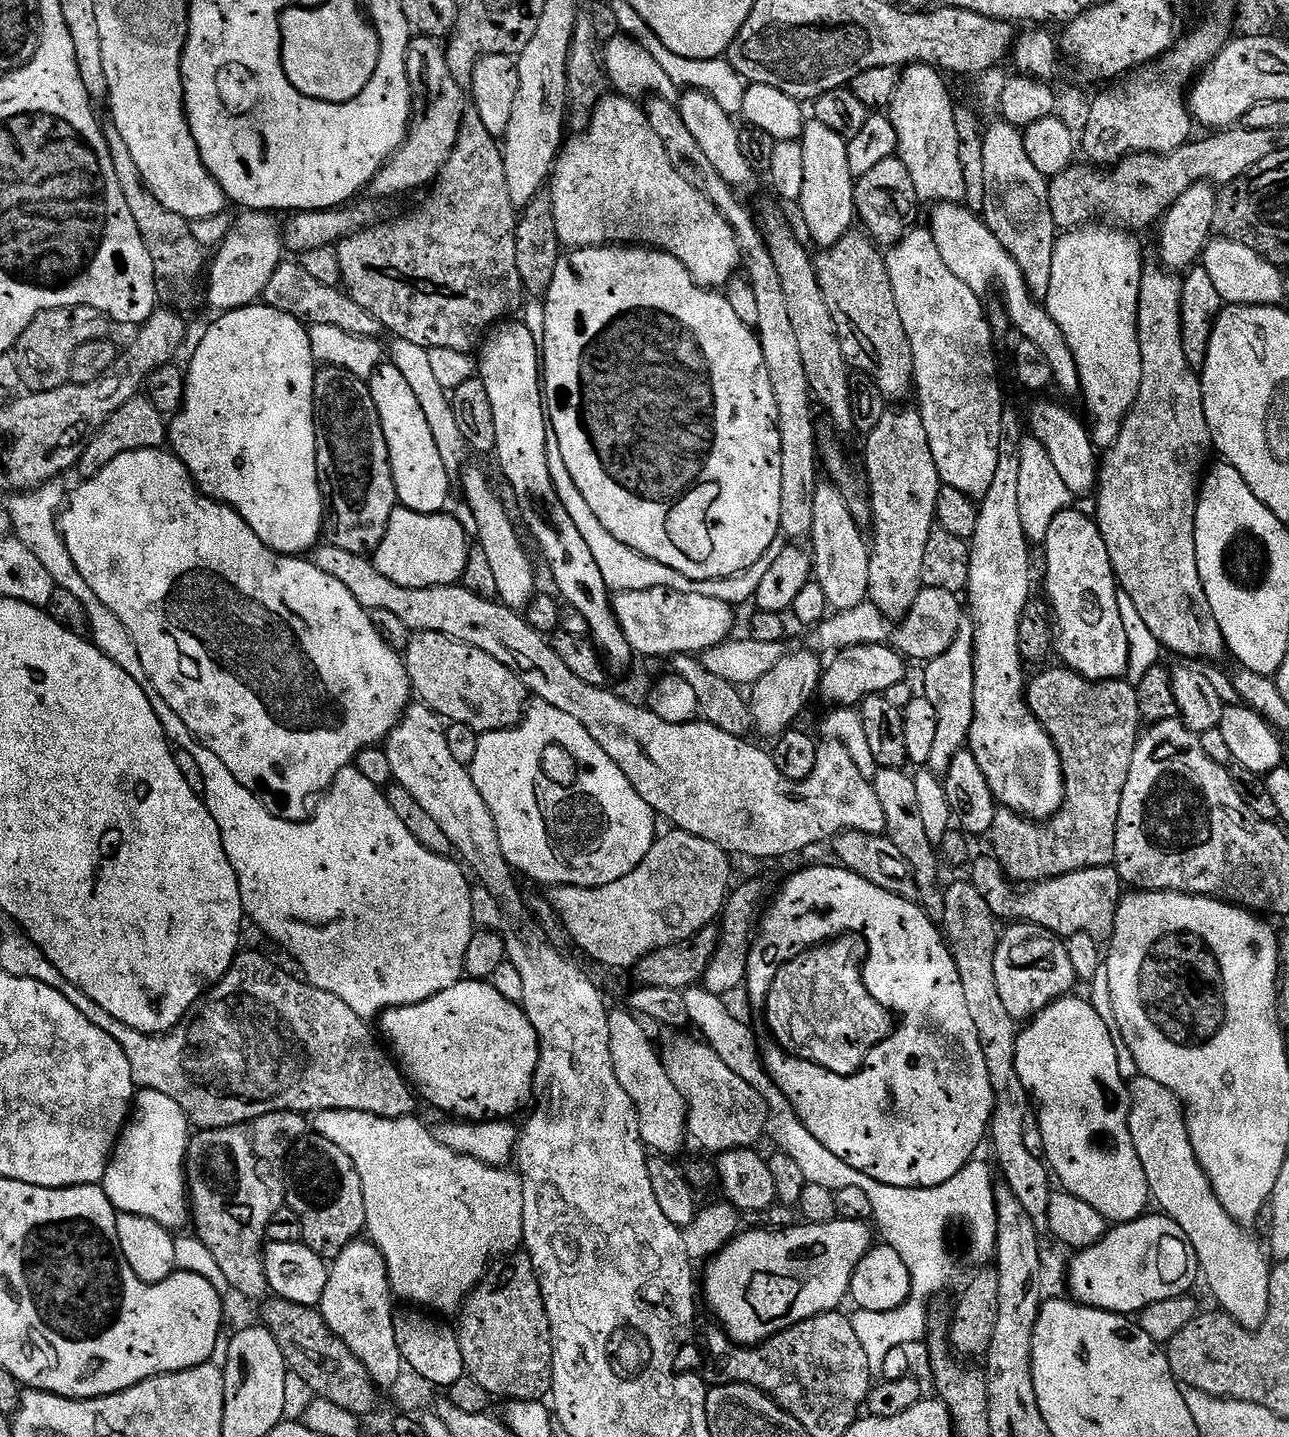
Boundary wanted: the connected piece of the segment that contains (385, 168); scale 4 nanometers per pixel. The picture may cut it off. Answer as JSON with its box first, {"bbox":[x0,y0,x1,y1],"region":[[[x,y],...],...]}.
{"bbox":[367,34,466,201],"region":[[[416,34],[411,37],[411,55],[424,56],[424,88],[428,91],[428,101],[421,112],[419,109],[413,115],[404,145],[382,165],[368,185],[367,195],[377,196],[372,197],[377,201],[384,200],[387,196],[412,192],[415,188],[427,189],[439,177],[446,162],[450,162],[450,154],[454,154],[454,146],[460,137],[460,127],[466,111],[466,92],[456,81],[454,74],[450,74],[445,49],[436,44],[439,43],[430,36]]]}

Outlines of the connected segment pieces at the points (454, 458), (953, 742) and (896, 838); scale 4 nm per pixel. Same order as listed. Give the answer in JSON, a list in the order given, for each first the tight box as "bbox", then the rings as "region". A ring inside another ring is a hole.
[{"bbox":[390,339,470,478],"region":[[[393,339],[391,343],[390,363],[398,366],[400,373],[406,377],[408,385],[414,389],[414,394],[422,405],[422,414],[426,414],[426,422],[430,422],[430,431],[434,433],[434,442],[438,445],[438,454],[442,454],[442,462],[446,466],[448,475],[453,478],[459,477],[465,467],[464,459],[470,456],[470,449],[468,443],[462,438],[462,430],[458,430],[449,393],[445,392],[442,386],[438,386],[438,381],[432,373],[428,349],[414,346],[414,342],[405,340]]]},{"bbox":[922,623,974,774],"region":[[[961,623],[958,634],[948,649],[923,665],[922,694],[930,706],[934,706],[934,714],[938,714],[938,731],[926,766],[929,771],[937,774],[950,770],[954,754],[958,754],[967,745],[971,722],[974,720],[974,634],[971,623]]]},{"bbox":[873,767,944,922],"region":[[[877,767],[876,777],[873,778],[874,794],[878,794],[878,802],[882,806],[882,814],[886,814],[886,826],[884,832],[890,842],[894,842],[894,846],[898,846],[898,851],[902,853],[902,858],[906,858],[906,862],[912,868],[914,874],[914,882],[920,891],[919,905],[928,913],[928,917],[933,922],[943,921],[944,918],[944,888],[939,884],[941,861],[938,859],[938,848],[930,842],[930,837],[926,835],[926,825],[922,822],[922,814],[920,813],[918,803],[918,789],[914,787],[914,779],[911,775],[907,776],[904,768],[881,768]]]}]

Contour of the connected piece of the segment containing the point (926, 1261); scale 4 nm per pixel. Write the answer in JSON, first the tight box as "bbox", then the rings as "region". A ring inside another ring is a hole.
{"bbox":[683,986,996,1374],"region":[[[693,986],[691,988],[683,989],[683,993],[687,1005],[687,1013],[693,1025],[700,1027],[699,1035],[702,1037],[705,1044],[709,1044],[712,1049],[718,1054],[718,1058],[722,1058],[722,1062],[726,1062],[726,1066],[730,1066],[730,1070],[734,1070],[734,1074],[738,1074],[738,1078],[742,1078],[742,1082],[750,1082],[750,1086],[754,1086],[754,1090],[758,1090],[758,1094],[762,1094],[762,1102],[766,1102],[766,1110],[768,1111],[768,1127],[766,1129],[767,1135],[772,1136],[772,1140],[776,1143],[775,1147],[786,1153],[790,1158],[794,1158],[794,1162],[798,1162],[798,1166],[802,1169],[802,1174],[806,1174],[806,1178],[810,1184],[814,1186],[826,1186],[831,1190],[831,1192],[837,1192],[842,1190],[846,1186],[858,1186],[858,1190],[865,1192],[867,1196],[870,1197],[870,1206],[872,1207],[872,1220],[874,1221],[875,1227],[878,1229],[880,1227],[880,1232],[882,1235],[883,1243],[889,1244],[894,1250],[898,1250],[898,1258],[902,1258],[902,1262],[906,1262],[906,1270],[910,1270],[910,1282],[912,1283],[912,1289],[910,1294],[906,1298],[906,1302],[902,1302],[902,1306],[898,1306],[894,1310],[886,1310],[885,1312],[862,1312],[859,1310],[853,1311],[851,1313],[850,1319],[852,1325],[854,1326],[854,1334],[858,1334],[858,1342],[862,1342],[862,1350],[866,1350],[866,1358],[870,1362],[870,1370],[874,1374],[879,1374],[882,1370],[882,1362],[886,1362],[886,1354],[890,1354],[890,1350],[895,1348],[908,1348],[913,1346],[925,1339],[930,1331],[930,1323],[928,1324],[928,1307],[932,1304],[932,1299],[935,1296],[940,1296],[948,1288],[948,1283],[952,1280],[952,1275],[956,1272],[956,1264],[952,1261],[952,1252],[948,1249],[948,1227],[951,1224],[956,1224],[961,1220],[964,1223],[964,1228],[968,1231],[968,1252],[976,1260],[984,1260],[980,1262],[988,1262],[995,1257],[996,1254],[996,1190],[994,1187],[994,1179],[992,1180],[992,1168],[991,1163],[983,1164],[980,1158],[974,1158],[967,1164],[962,1170],[958,1170],[958,1174],[954,1174],[954,1178],[950,1178],[950,1182],[942,1182],[938,1186],[933,1188],[899,1188],[898,1186],[886,1186],[882,1182],[878,1182],[874,1178],[870,1178],[870,1174],[862,1174],[862,1170],[854,1170],[854,1166],[846,1166],[846,1162],[842,1162],[842,1158],[838,1158],[838,1154],[830,1154],[830,1150],[826,1150],[826,1146],[822,1146],[822,1142],[818,1142],[818,1138],[814,1138],[814,1134],[810,1132],[807,1126],[804,1125],[803,1120],[801,1120],[799,1114],[792,1108],[791,1102],[786,1098],[786,1094],[782,1094],[782,1090],[778,1090],[778,1086],[772,1080],[772,1075],[768,1073],[768,1067],[764,1064],[764,1056],[762,1051],[760,1052],[760,1044],[756,1041],[756,1036],[752,1033],[752,1028],[748,1024],[743,1024],[734,1013],[728,1009],[728,1000],[722,996],[715,996],[710,990],[706,990],[702,986]]]}

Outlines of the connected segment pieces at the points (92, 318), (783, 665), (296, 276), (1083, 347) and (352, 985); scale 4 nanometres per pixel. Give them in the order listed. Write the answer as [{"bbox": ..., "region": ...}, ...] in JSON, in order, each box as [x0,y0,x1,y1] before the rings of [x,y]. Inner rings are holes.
[{"bbox":[14,306,109,392],"region":[[[90,306],[59,308],[38,313],[34,322],[26,326],[14,349],[24,379],[23,387],[33,392],[45,392],[69,383],[68,375],[70,362],[74,362],[74,350],[78,350],[78,346],[86,346],[86,342],[91,340],[109,339],[108,327],[108,317]]]},{"bbox":[751,651,822,738],"region":[[[785,651],[778,666],[774,666],[770,674],[758,678],[758,682],[751,685],[752,727],[757,733],[760,731],[762,735],[771,736],[771,738],[783,735],[797,723],[795,720],[807,706],[808,699],[814,694],[817,695],[822,675],[822,663],[820,664],[819,660],[821,657],[815,651],[812,652]]]},{"bbox":[263,262,382,338],"region":[[[281,262],[278,270],[274,270],[274,278],[266,282],[263,303],[275,306],[279,312],[289,312],[301,324],[308,326],[317,324],[318,326],[338,326],[338,330],[346,330],[346,334],[355,336],[370,336],[373,338],[381,335],[382,329],[378,318],[370,314],[354,298],[350,298],[348,293],[336,286],[326,286],[325,283],[318,282],[315,278],[310,278],[306,270],[298,262]]]},{"bbox":[1046,222,1142,446],"region":[[[1093,222],[1065,231],[1054,246],[1054,266],[1046,307],[1050,318],[1064,335],[1078,366],[1080,396],[1092,419],[1090,435],[1096,446],[1111,446],[1118,438],[1129,410],[1138,398],[1142,382],[1142,354],[1136,333],[1136,311],[1140,301],[1140,244],[1131,231],[1108,222]]]},{"bbox":[6,482,474,1021],"region":[[[60,482],[41,484],[39,488],[9,495],[6,503],[15,539],[21,540],[26,550],[30,550],[30,554],[46,566],[46,571],[52,575],[61,593],[69,592],[84,607],[88,615],[88,628],[92,631],[92,643],[102,650],[102,654],[106,654],[106,658],[118,662],[118,666],[122,666],[134,682],[144,685],[146,698],[150,698],[150,706],[154,706],[154,714],[158,714],[158,722],[162,722],[162,730],[169,741],[176,748],[190,750],[194,762],[198,762],[198,770],[202,770],[204,779],[204,804],[214,822],[218,822],[222,846],[226,846],[226,858],[230,858],[230,866],[234,866],[234,874],[238,874],[245,917],[251,923],[253,920],[274,943],[288,948],[289,954],[300,963],[299,971],[303,979],[318,990],[326,990],[326,994],[334,994],[334,998],[342,998],[354,1014],[367,1021],[385,1008],[426,1002],[426,998],[442,994],[442,990],[461,980],[466,950],[474,931],[468,901],[470,884],[464,881],[465,869],[459,863],[451,864],[451,859],[426,850],[426,846],[422,846],[418,838],[406,830],[406,822],[394,814],[382,789],[374,786],[374,782],[368,781],[363,774],[358,774],[355,766],[343,768],[336,775],[319,815],[301,825],[281,822],[264,805],[261,797],[236,781],[234,774],[226,770],[222,758],[218,758],[214,750],[207,748],[189,730],[186,722],[182,722],[182,718],[178,718],[178,714],[174,714],[174,709],[166,703],[166,698],[162,698],[162,694],[158,694],[158,690],[148,683],[134,638],[130,638],[126,626],[118,622],[116,615],[102,606],[98,594],[94,594],[86,578],[78,574],[78,566],[74,566],[70,550],[66,550],[62,524],[58,519],[58,513],[66,503],[66,491]]]}]

